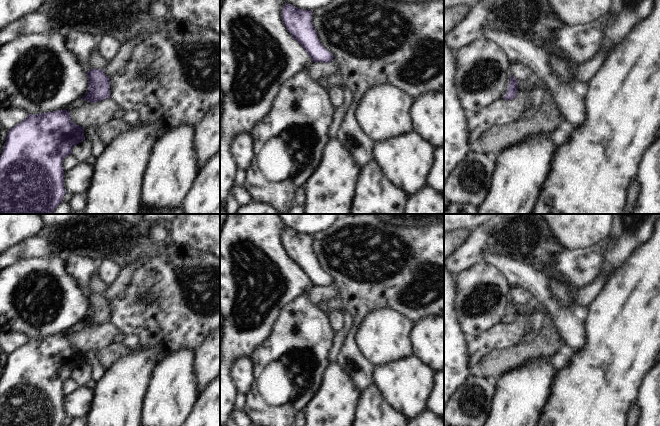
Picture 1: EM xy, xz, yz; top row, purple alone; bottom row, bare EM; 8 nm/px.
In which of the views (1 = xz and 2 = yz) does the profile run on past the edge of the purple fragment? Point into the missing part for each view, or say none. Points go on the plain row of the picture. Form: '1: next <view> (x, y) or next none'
1: next none
2: next none

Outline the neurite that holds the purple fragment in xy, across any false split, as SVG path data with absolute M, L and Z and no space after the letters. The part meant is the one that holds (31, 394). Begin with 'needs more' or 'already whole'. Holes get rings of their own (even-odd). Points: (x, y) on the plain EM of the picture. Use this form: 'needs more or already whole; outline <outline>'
already whole; outline M67 334L28 338L23 345L8 354L6 359L0 379L0 426L62 426L66 417L62 385L84 363L84 352L72 346Z

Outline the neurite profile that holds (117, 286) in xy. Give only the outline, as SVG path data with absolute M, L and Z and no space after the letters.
M133 263L124 268L120 268L118 277L108 285L108 288L103 293L104 298L110 302L110 299L121 293L129 282L132 272L138 268L142 263Z

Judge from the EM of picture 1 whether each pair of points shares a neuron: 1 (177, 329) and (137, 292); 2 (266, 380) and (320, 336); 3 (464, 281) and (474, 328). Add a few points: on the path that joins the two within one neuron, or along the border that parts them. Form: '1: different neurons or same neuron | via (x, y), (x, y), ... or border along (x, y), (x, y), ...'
1: same neuron | via (167, 319), (147, 302)
2: same neuron | via (271, 363), (273, 358), (303, 337)
3: same neuron | via (472, 293), (478, 299), (479, 314), (477, 316)

